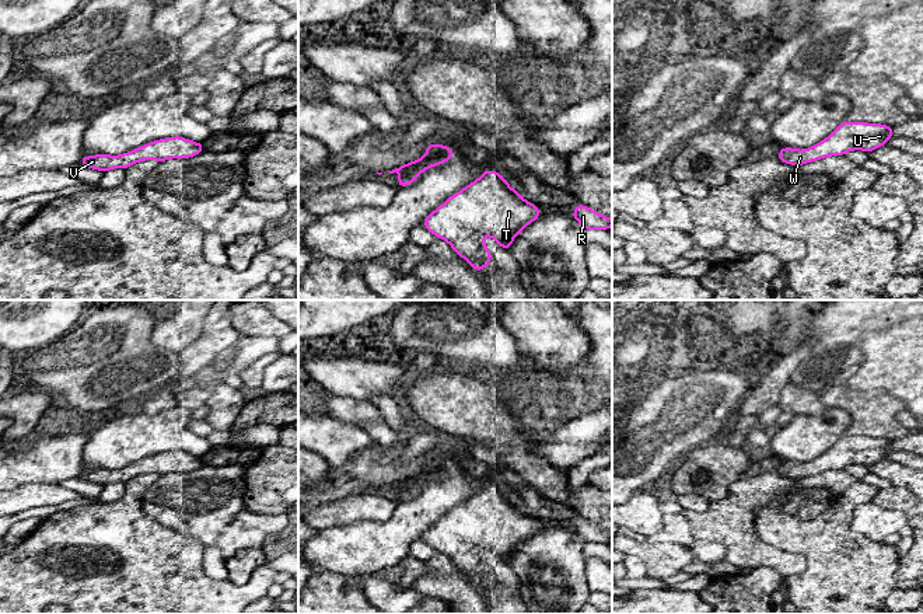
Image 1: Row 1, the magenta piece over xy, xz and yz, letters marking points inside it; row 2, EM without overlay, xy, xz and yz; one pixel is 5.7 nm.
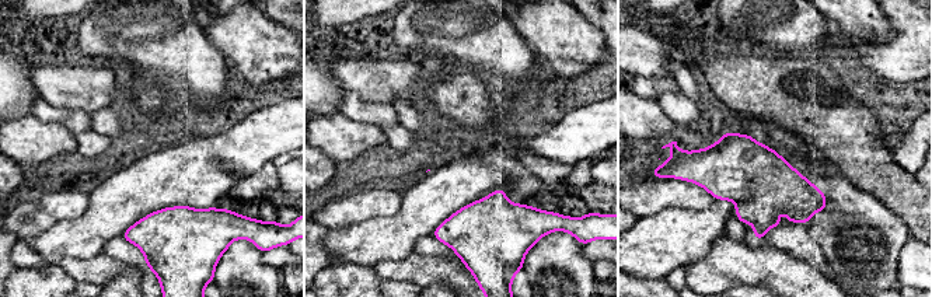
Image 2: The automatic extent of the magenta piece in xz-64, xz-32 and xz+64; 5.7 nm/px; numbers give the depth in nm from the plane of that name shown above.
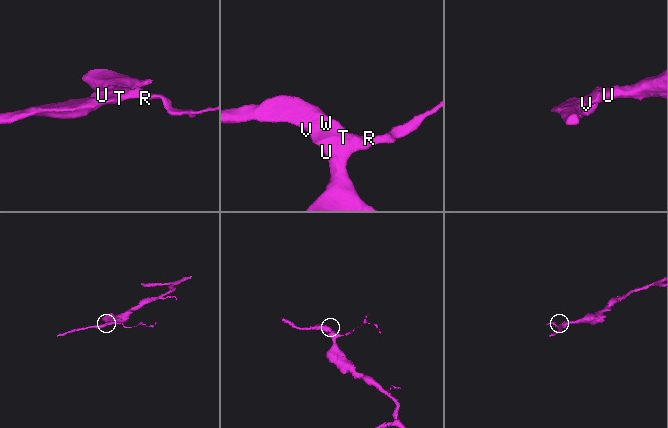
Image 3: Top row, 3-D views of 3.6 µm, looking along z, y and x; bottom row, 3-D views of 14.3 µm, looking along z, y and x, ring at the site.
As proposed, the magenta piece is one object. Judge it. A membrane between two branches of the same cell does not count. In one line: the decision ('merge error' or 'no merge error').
no merge error

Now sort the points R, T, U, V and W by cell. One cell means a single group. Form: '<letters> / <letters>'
R T U V W

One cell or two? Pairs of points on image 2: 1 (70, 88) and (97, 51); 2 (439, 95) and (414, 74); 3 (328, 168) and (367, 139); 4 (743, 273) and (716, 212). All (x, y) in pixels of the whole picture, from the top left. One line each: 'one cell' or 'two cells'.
1: two cells
2: two cells
3: two cells
4: two cells

